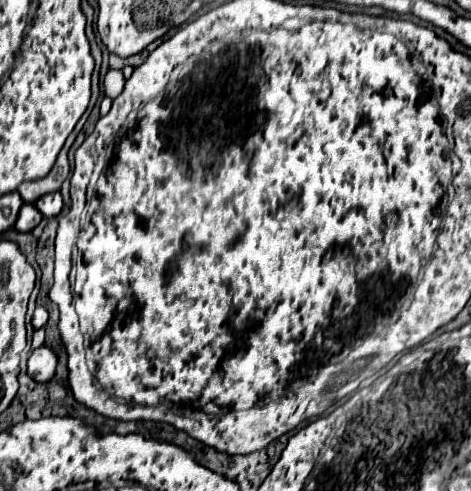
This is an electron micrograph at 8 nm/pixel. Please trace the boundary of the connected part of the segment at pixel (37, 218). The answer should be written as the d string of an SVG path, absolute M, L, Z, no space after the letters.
M25 203L17 215L17 221L15 221L15 229L17 231L33 231L37 225L41 223L41 213L37 211L35 205L29 205Z

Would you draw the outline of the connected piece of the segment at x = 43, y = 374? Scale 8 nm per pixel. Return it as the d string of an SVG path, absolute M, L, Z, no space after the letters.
M43 345L39 349L33 349L29 357L29 375L35 381L45 383L55 375L55 365L57 365L57 355Z

